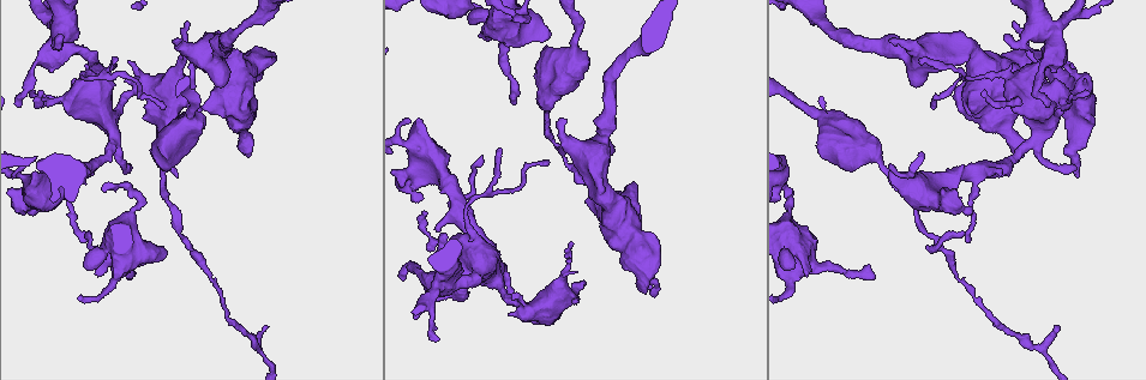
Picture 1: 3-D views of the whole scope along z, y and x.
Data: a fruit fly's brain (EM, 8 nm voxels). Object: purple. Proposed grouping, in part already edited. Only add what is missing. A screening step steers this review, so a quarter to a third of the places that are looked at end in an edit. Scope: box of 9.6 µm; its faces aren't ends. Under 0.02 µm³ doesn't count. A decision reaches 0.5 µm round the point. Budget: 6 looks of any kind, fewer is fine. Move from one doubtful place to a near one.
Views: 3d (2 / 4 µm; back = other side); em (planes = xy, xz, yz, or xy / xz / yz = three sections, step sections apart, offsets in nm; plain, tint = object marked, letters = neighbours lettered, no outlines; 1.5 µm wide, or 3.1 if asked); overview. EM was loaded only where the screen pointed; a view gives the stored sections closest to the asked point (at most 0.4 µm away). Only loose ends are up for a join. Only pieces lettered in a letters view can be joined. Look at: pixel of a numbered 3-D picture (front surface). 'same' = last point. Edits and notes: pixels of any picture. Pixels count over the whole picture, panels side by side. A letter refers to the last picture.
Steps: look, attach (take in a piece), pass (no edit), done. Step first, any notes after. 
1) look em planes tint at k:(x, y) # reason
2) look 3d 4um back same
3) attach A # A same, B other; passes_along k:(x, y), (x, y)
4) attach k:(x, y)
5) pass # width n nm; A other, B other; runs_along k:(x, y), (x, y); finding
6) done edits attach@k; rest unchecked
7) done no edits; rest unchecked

look em planes letters at 1:(436, 230) # an open end

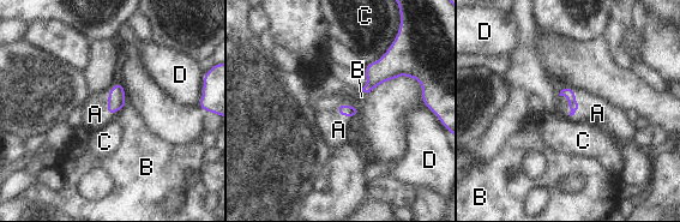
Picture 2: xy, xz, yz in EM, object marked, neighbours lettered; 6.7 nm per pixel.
attach A # A same, B other, C other, D other; passes_along 2:(573, 104), (569, 104), (597, 113); the neuron continues

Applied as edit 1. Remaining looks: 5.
look overview # redraw

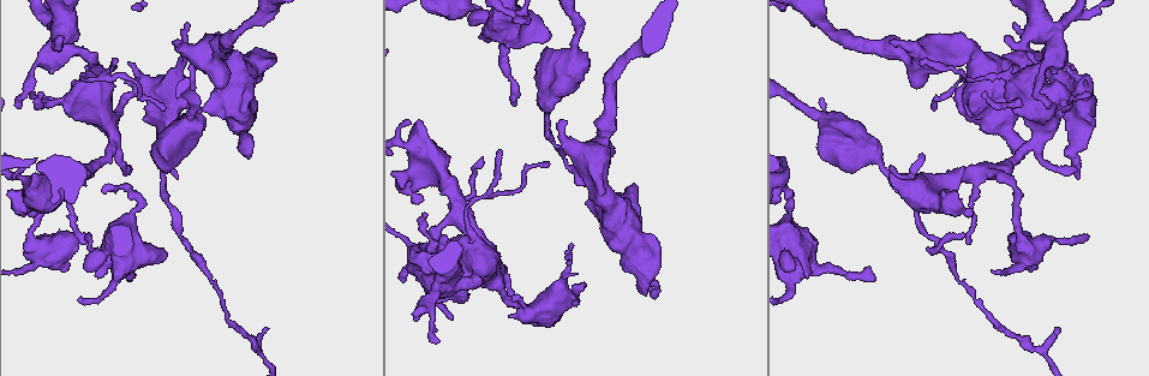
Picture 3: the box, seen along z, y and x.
look 3d 2um at 3:(650, 289) # tapers out

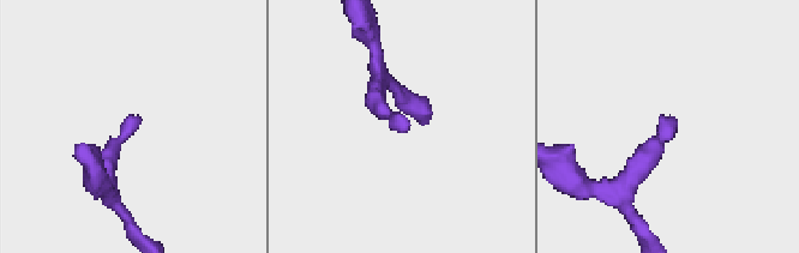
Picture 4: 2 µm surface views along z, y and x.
look em xy step 4 letters at 4:(140, 120)

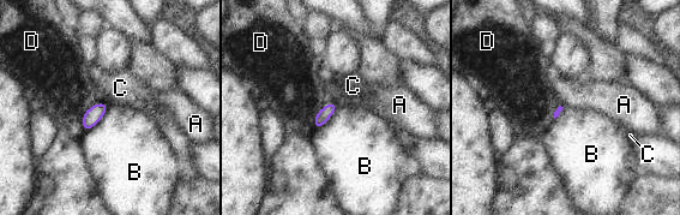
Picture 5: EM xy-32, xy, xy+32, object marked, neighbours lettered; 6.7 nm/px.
look em yz step 4 letters same

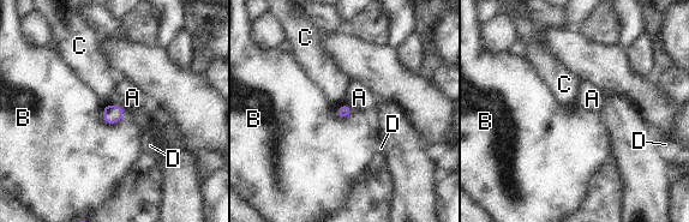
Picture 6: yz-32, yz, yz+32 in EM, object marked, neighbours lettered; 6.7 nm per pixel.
pass # A other, B other, C other, D other; border 6:(124, 112), (112, 124), (102, 119); none of them fits

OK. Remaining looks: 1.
done edits attach@2; rest unchecked

